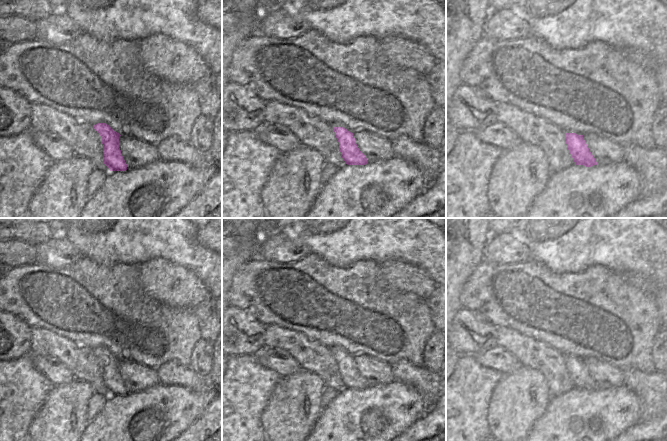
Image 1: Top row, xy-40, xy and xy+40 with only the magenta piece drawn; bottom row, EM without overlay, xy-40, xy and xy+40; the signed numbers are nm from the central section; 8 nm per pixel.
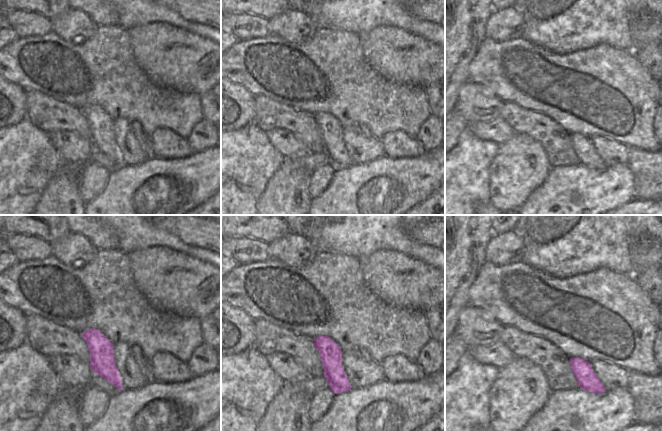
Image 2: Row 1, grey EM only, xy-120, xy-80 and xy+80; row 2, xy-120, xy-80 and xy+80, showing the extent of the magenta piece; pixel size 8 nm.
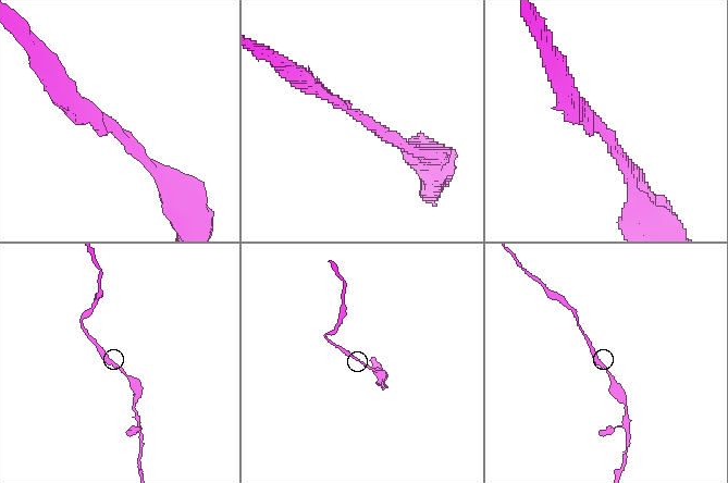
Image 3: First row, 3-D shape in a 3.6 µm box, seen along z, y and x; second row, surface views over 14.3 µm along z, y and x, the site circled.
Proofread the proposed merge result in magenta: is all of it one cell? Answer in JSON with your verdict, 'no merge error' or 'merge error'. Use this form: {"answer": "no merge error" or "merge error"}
{"answer": "no merge error"}

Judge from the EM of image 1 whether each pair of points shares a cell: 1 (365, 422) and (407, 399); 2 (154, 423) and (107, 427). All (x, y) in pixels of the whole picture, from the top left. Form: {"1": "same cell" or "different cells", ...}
{"1": "same cell", "2": "same cell"}

